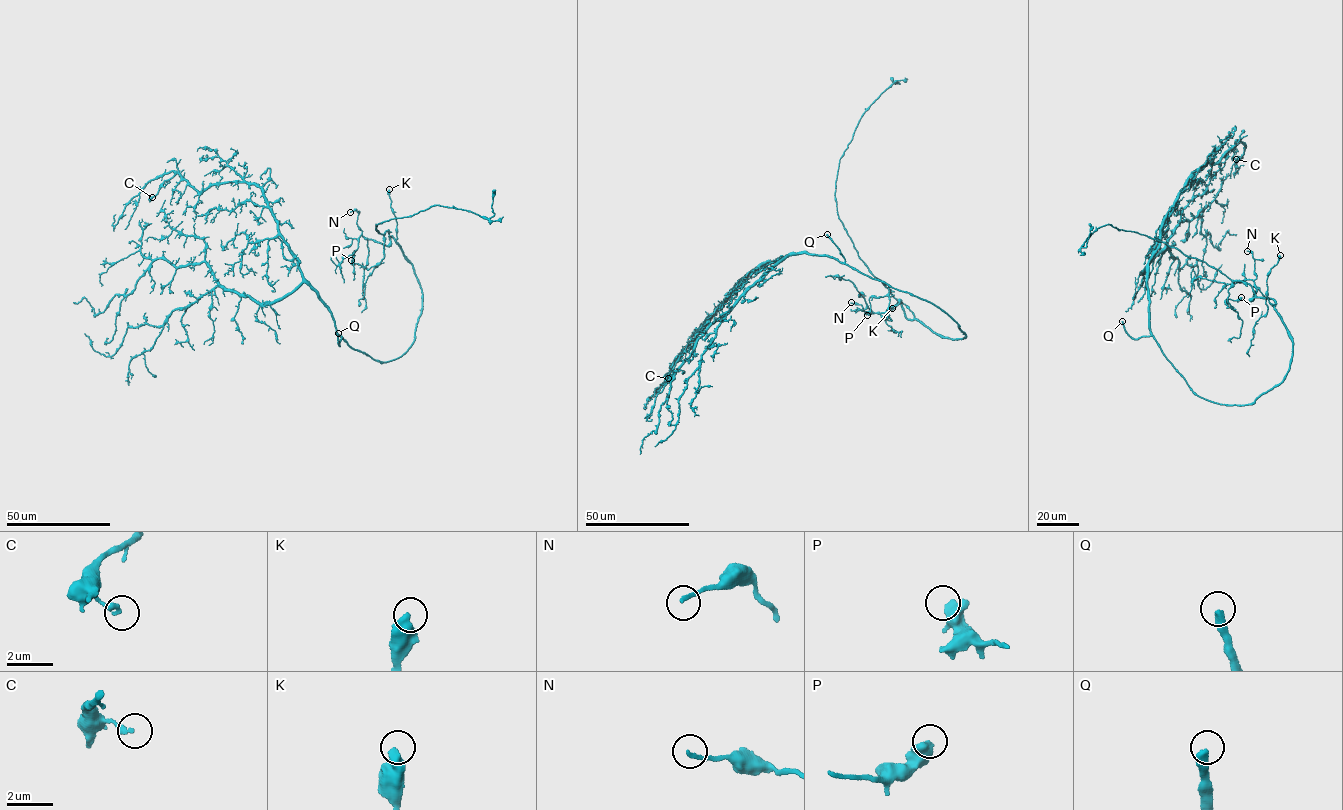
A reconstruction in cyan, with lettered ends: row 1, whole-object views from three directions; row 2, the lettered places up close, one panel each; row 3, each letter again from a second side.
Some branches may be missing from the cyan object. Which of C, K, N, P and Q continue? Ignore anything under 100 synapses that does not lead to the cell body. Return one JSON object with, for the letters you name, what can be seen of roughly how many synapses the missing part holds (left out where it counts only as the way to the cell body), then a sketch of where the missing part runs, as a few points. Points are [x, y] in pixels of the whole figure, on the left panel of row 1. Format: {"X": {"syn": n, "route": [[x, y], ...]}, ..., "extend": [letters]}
{"extend": ["Q"]}

